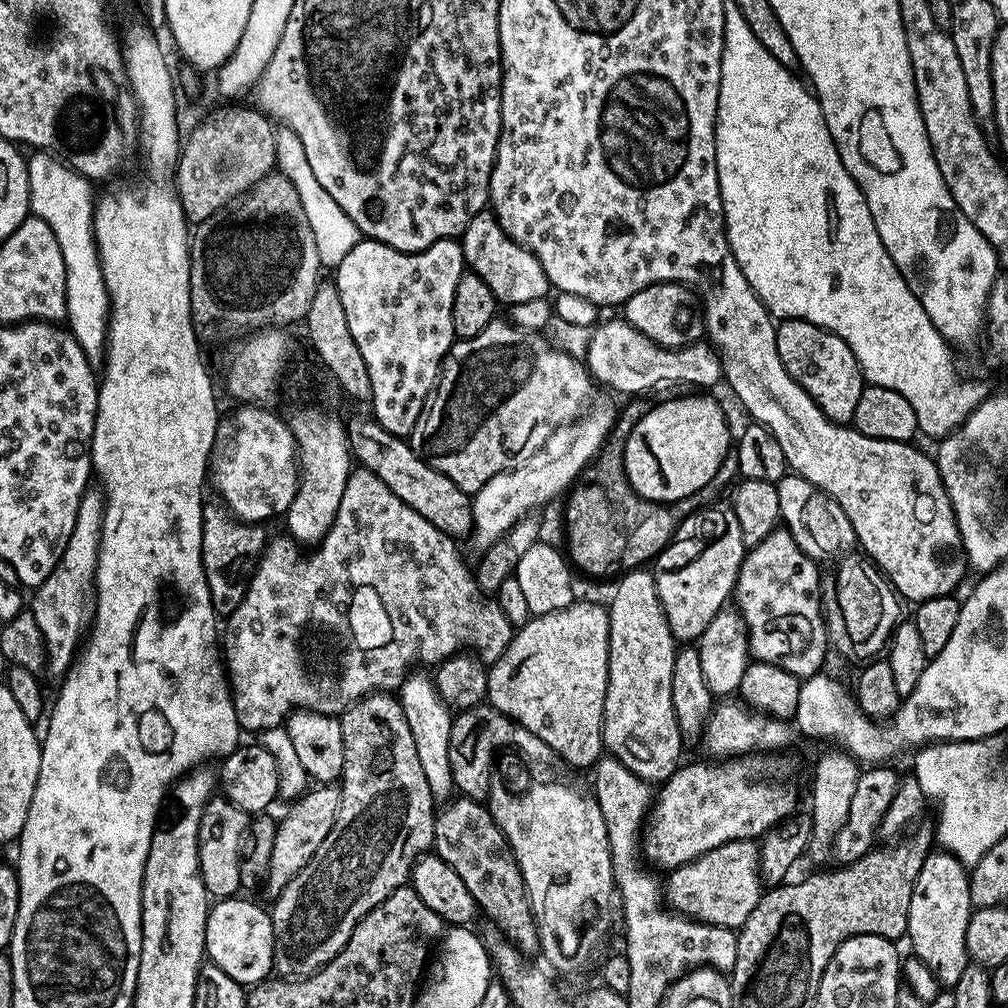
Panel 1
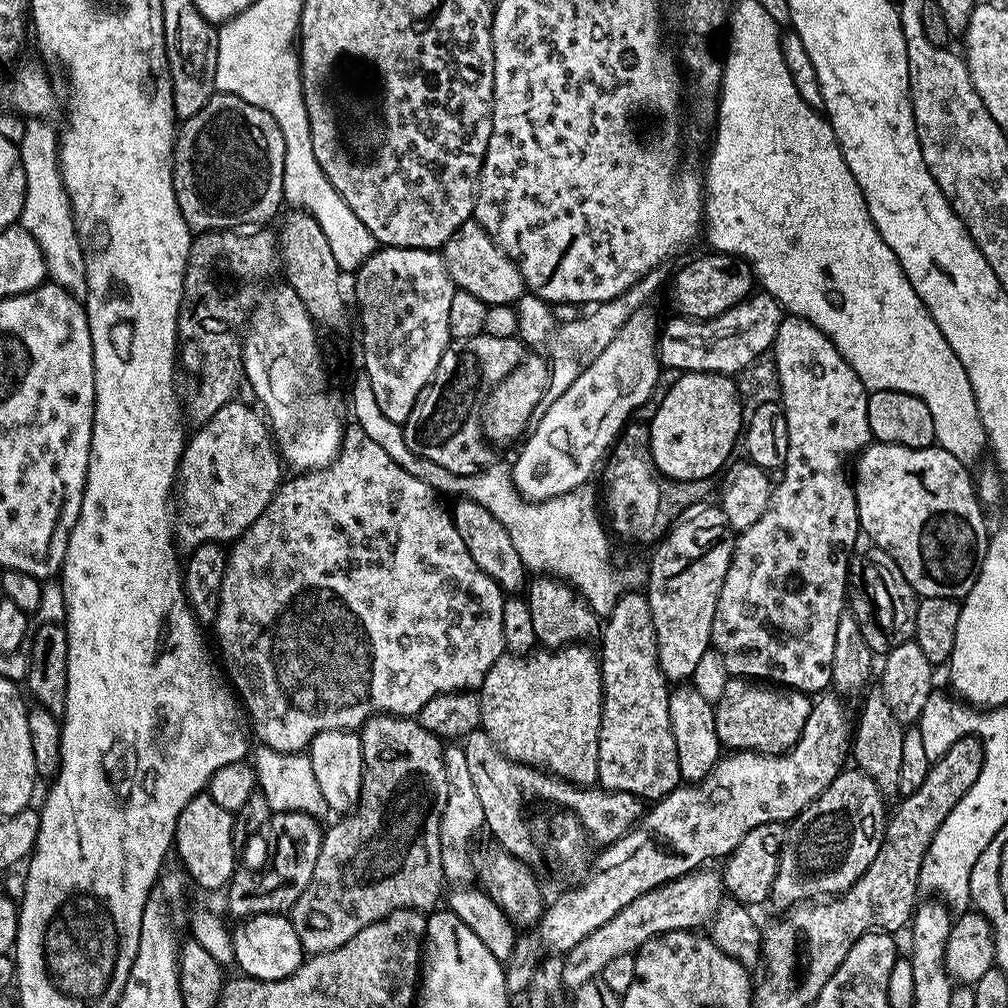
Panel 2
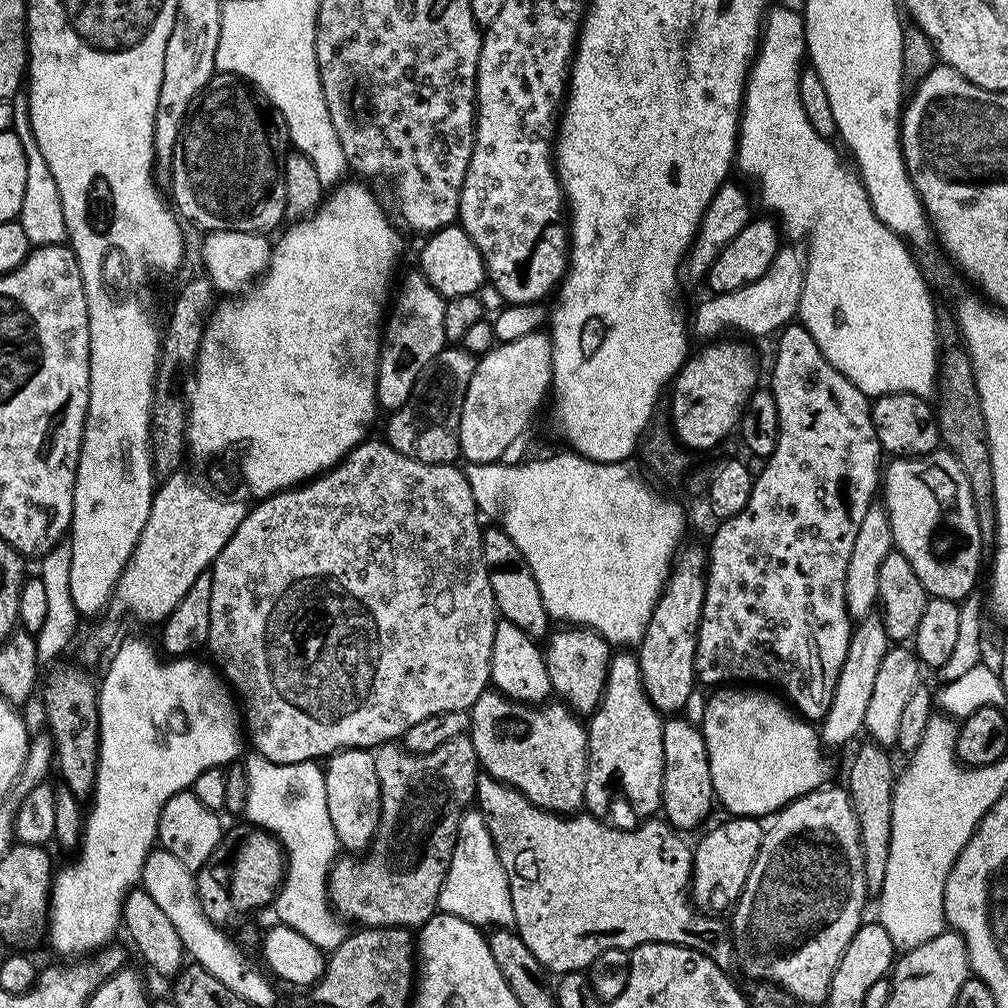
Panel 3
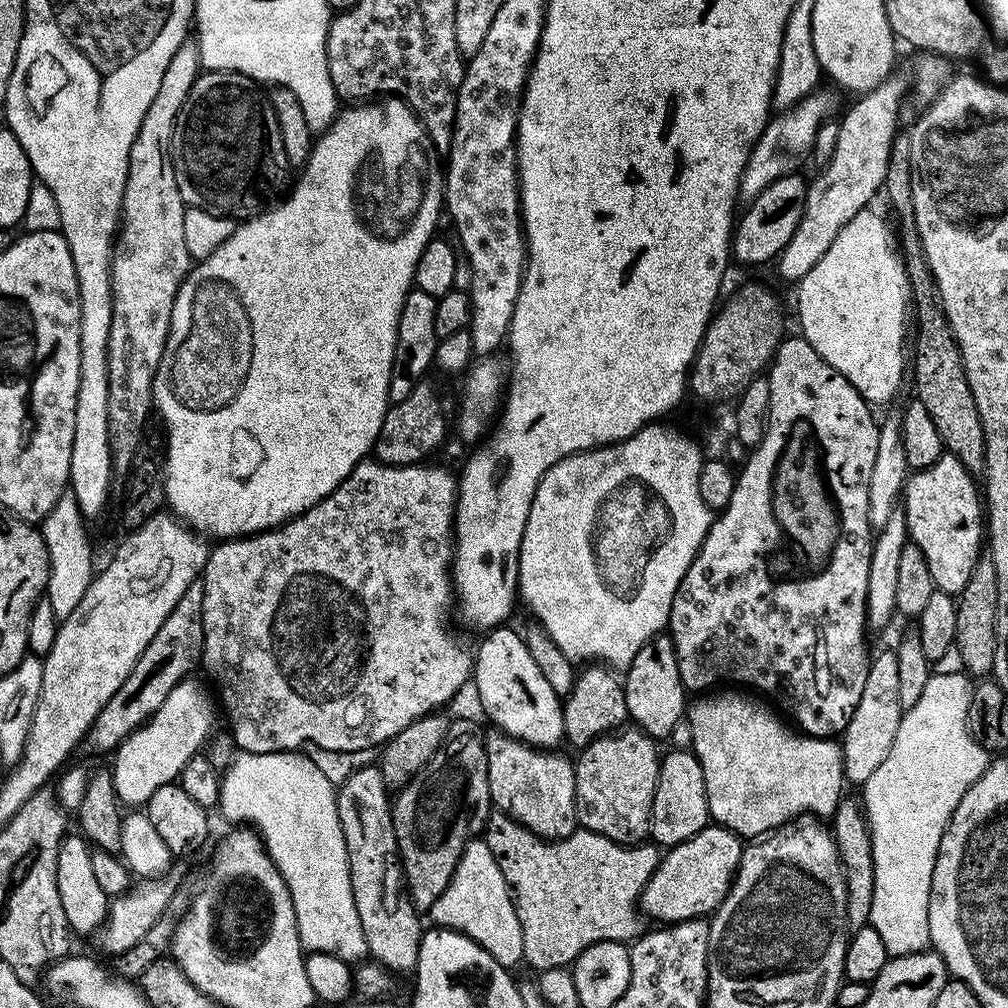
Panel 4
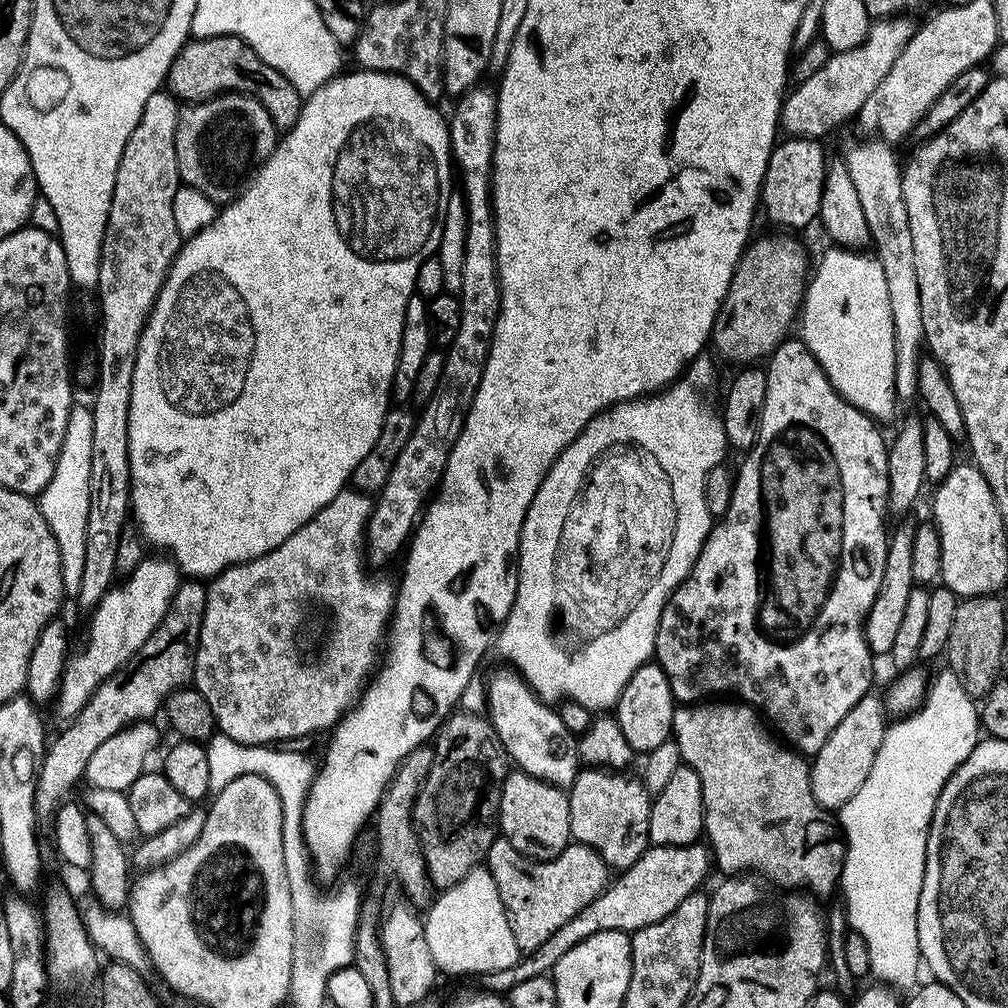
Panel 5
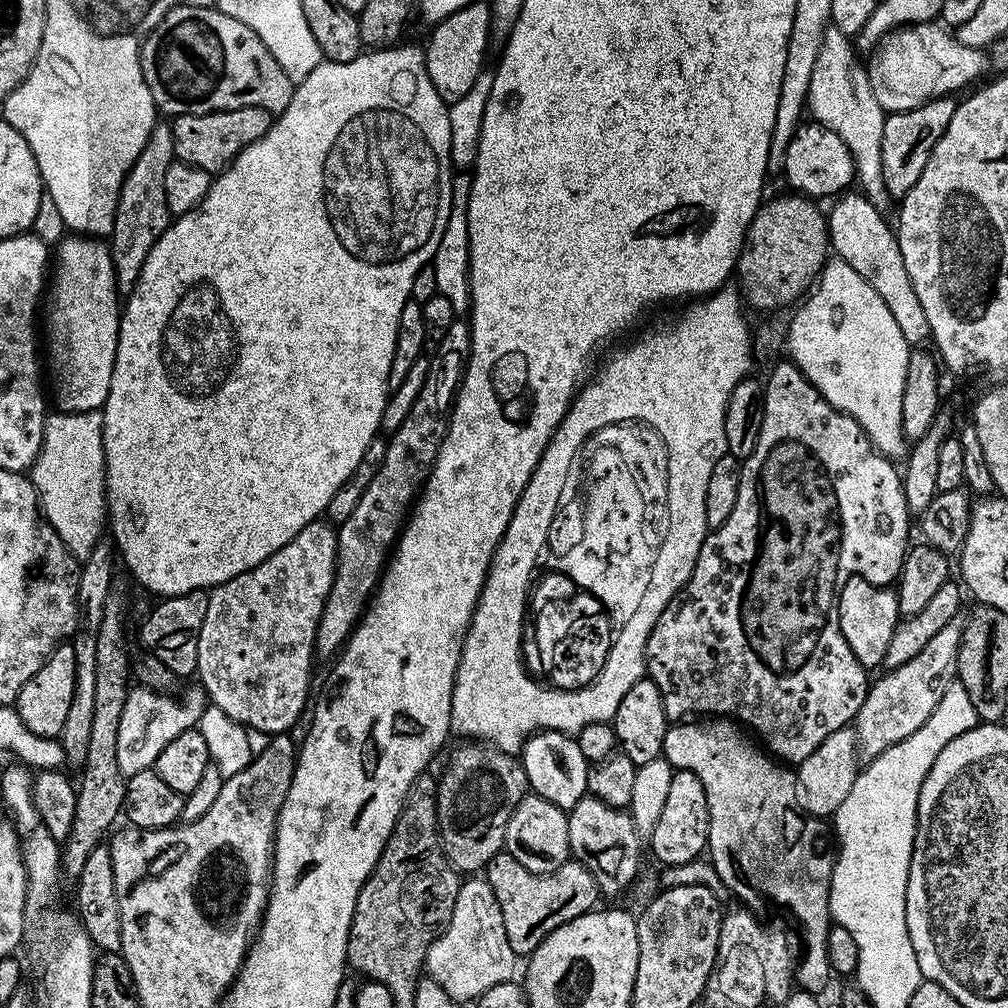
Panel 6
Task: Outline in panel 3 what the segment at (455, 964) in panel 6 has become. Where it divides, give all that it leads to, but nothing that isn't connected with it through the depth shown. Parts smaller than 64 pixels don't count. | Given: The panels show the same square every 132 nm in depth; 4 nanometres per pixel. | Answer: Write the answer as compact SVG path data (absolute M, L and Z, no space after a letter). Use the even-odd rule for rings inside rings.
M469 810L460 819L460 825L456 831L456 845L452 851L448 873L442 882L438 908L439 911L449 912L452 916L457 916L477 926L492 924L488 926L498 929L509 927L512 924L514 906L510 898L510 886L506 878L506 870L502 870L502 862L498 858L494 842L490 838L490 830L486 830L486 822L478 810Z

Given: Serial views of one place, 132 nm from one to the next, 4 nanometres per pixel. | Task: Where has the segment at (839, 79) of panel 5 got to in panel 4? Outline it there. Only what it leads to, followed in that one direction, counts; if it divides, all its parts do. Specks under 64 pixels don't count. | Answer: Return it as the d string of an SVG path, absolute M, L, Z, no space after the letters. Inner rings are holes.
M835 91L811 92L805 100L800 101L794 108L781 111L780 116L773 115L765 128L760 131L760 137L752 145L746 166L740 175L739 199L750 202L770 186L770 182L778 182L778 178L791 176L800 164L799 156L807 157L812 150L814 134L818 134L818 126L826 120L833 119L836 112Z

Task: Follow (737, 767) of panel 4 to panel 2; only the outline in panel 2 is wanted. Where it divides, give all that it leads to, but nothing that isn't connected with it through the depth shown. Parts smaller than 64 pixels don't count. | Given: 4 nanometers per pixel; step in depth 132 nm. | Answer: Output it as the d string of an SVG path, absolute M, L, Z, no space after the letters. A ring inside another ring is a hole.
M729 678L722 698L716 703L716 725L721 745L728 750L748 749L754 753L785 753L799 740L800 731L810 717L814 700L809 693L796 688L773 686L768 682L757 682L751 678Z

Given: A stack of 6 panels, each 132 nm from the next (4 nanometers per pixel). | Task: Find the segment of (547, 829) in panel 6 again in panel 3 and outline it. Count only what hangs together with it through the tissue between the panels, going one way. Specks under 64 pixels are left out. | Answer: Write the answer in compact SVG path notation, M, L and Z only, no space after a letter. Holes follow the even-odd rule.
M489 690L484 692L478 702L474 702L474 706L470 709L470 735L474 742L474 750L476 751L476 763L487 775L498 778L504 784L509 784L511 788L517 788L521 796L530 798L530 802L534 802L534 806L538 806L547 812L557 814L576 814L584 808L584 795L586 794L586 770L588 769L588 729L585 721L577 716L567 704L563 702L545 702L539 706L531 704L521 704L514 700L509 700L503 692Z

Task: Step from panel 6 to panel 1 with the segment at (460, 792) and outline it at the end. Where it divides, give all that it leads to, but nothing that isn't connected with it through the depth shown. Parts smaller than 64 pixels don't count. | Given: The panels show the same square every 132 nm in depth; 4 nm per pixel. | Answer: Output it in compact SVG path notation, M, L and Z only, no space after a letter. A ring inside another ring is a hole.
M392 694L365 696L340 713L342 726L342 774L339 778L340 809L330 834L326 834L318 854L281 890L271 905L274 926L274 962L277 977L299 982L329 964L348 944L358 922L394 890L409 883L417 860L433 847L436 838L436 812L430 782L418 762L410 722L402 714L399 699Z

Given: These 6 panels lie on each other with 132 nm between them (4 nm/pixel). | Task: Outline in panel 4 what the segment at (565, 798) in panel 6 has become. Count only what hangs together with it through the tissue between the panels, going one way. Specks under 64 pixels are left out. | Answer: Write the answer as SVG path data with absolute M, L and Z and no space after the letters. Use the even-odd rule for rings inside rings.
M501 626L491 629L488 636L477 648L474 648L474 663L472 666L471 679L476 680L476 696L484 707L484 712L496 723L499 731L507 736L513 736L524 744L531 744L533 748L552 750L557 747L556 743L564 740L564 709L561 697L554 694L550 682L538 670L538 662L534 662L530 650L526 650L526 642L519 631L516 632L509 626Z

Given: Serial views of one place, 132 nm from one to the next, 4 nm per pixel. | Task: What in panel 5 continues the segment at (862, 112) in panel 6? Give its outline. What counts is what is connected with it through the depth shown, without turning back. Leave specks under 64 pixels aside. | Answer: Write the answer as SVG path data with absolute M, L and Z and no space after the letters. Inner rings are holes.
M864 138L861 144L852 144L842 159L850 170L850 179L858 190L858 198L862 202L862 210L866 214L866 226L870 226L872 235L870 244L874 249L876 261L882 266L882 274L886 274L886 294L890 294L890 314L894 318L894 346L896 347L896 365L894 366L894 386L897 401L917 399L919 390L918 370L922 349L925 347L922 330L922 294L918 290L918 273L914 271L914 242L910 239L910 218L906 218L906 198L902 194L901 161L896 161L893 147L879 138Z

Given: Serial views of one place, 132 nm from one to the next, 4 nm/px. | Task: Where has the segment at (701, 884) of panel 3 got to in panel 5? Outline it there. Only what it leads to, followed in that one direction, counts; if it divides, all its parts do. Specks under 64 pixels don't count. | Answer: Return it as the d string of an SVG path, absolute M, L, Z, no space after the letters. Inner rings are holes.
M703 843L683 844L682 846L649 846L645 852L634 862L634 866L623 869L620 876L611 881L594 898L594 902L586 902L570 922L558 926L538 950L521 955L514 966L506 966L506 970L494 970L493 972L481 972L478 977L481 989L497 994L507 994L514 990L521 982L526 982L530 978L547 976L551 973L552 967L566 954L566 950L574 950L578 942L586 942L594 934L603 932L627 932L629 934L642 930L646 926L654 926L654 922L662 922L690 894L701 891L704 879L708 876L708 871L713 871L714 861L711 851Z

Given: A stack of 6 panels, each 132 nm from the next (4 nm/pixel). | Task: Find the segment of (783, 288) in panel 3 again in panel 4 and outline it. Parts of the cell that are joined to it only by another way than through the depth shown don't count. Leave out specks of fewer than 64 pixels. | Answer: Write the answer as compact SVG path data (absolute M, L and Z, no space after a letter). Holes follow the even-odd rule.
M893 74L870 92L865 92L860 100L844 117L839 117L838 143L828 164L816 176L816 181L808 184L808 197L804 203L804 213L794 230L794 238L780 252L780 276L784 280L798 282L830 250L830 242L838 238L838 230L854 218L854 214L865 211L868 204L883 189L886 166L890 158L892 140L898 135L896 123L900 120L900 103L908 84L899 74Z

